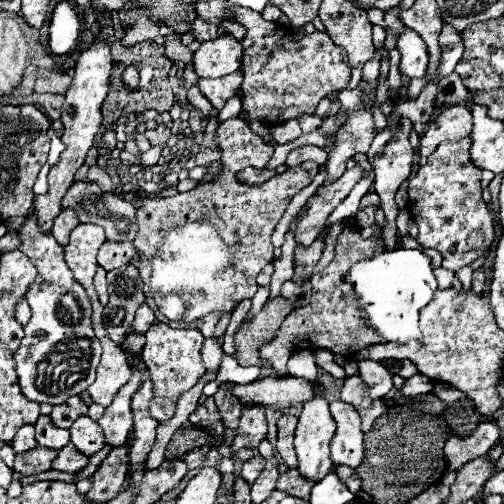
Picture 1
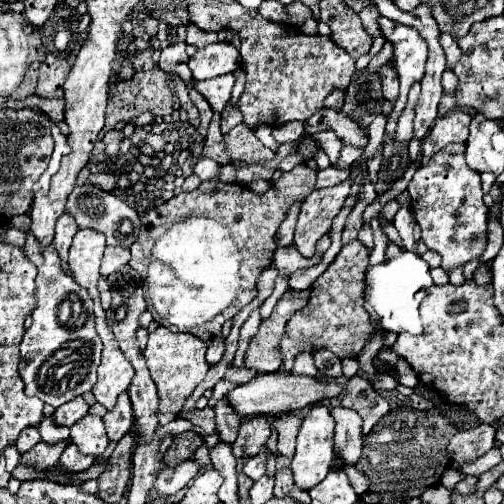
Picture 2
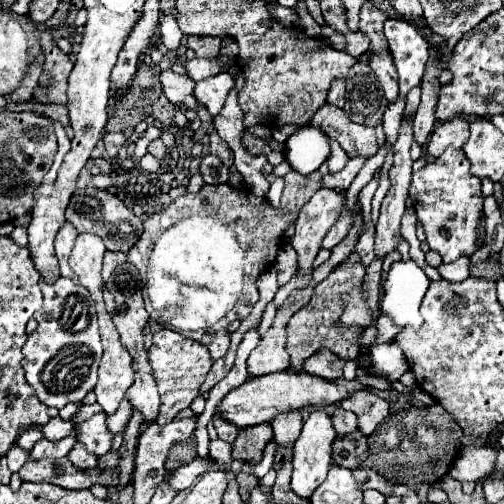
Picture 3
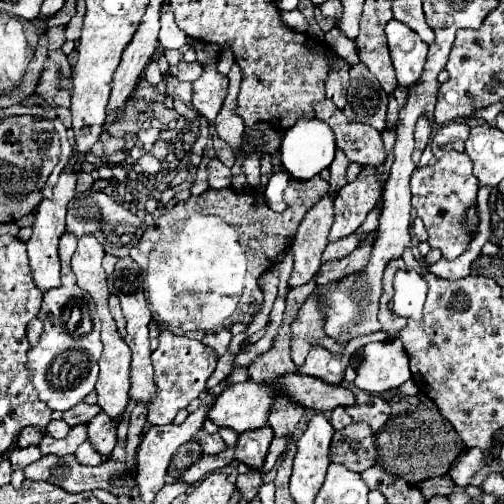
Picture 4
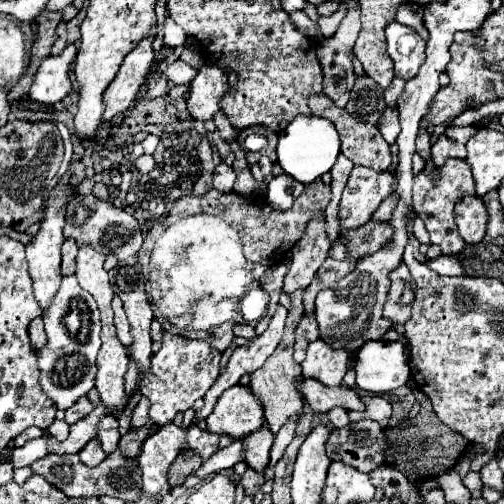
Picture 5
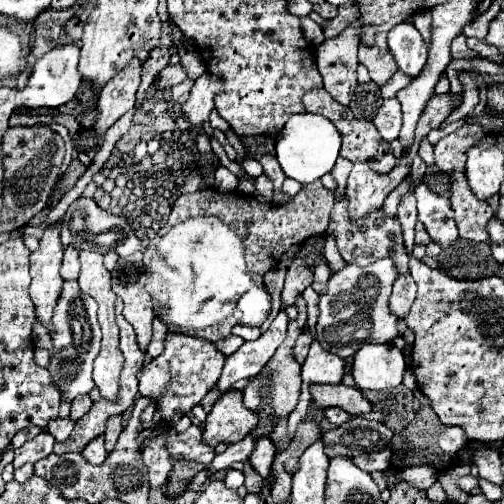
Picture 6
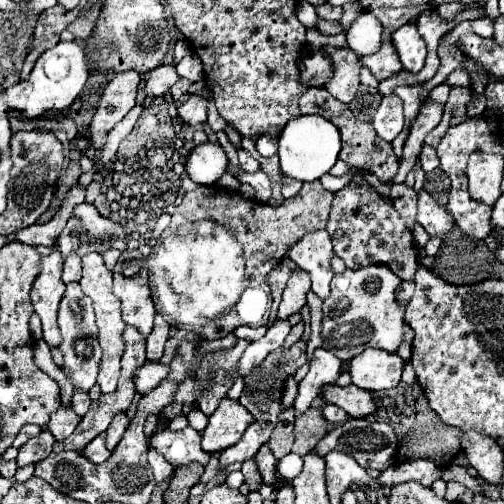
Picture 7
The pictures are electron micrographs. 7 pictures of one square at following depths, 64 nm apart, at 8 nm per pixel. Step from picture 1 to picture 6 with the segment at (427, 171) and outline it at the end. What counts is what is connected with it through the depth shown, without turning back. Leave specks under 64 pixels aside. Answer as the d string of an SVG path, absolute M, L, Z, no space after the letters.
M418 182L414 188L414 196L418 200L418 220L424 224L432 242L440 244L442 248L452 246L460 238L450 206L452 184L454 182L448 182L448 190L442 194L432 192L424 182Z

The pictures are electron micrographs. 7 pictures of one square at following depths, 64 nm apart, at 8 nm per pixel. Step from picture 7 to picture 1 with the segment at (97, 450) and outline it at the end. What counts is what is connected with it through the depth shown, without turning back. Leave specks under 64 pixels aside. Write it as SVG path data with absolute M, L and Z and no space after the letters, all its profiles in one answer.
M70 442L66 448L62 448L62 450L58 452L56 460L52 462L52 470L76 474L76 472L80 472L86 464L88 464L88 456L76 452L76 446Z

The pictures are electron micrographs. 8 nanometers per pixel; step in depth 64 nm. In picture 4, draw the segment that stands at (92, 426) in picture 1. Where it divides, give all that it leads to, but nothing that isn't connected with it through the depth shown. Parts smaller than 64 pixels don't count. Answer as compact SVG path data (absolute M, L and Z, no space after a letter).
M100 412L88 422L88 442L106 458L116 446L116 428L112 428L110 416Z

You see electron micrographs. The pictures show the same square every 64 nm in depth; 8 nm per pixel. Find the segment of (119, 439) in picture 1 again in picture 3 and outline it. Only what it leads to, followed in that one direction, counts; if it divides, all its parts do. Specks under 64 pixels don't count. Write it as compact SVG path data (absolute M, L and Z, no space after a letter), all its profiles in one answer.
M124 398L120 402L120 408L112 414L112 416L106 416L106 424L108 424L108 430L112 434L122 434L124 428L128 426L128 420L132 418L132 406L128 404L128 400Z

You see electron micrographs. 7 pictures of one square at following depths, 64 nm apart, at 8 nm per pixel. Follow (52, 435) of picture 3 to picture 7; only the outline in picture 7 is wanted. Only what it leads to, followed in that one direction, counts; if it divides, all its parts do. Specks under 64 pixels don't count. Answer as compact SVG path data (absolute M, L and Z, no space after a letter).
M60 408L58 412L54 412L54 414L50 416L48 430L54 434L56 440L64 440L64 438L68 438L68 436L76 430L78 422L80 422L80 416L76 416L76 414L72 412L72 408L70 408L70 410Z

